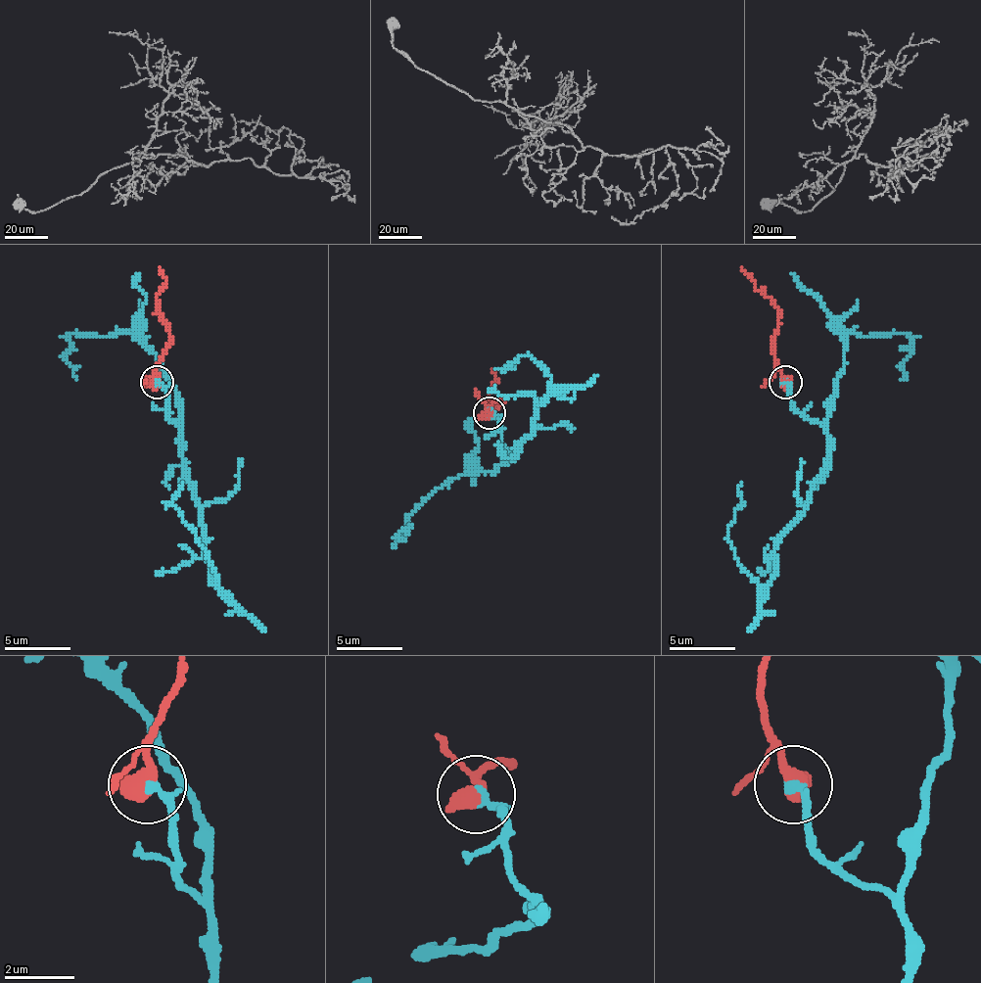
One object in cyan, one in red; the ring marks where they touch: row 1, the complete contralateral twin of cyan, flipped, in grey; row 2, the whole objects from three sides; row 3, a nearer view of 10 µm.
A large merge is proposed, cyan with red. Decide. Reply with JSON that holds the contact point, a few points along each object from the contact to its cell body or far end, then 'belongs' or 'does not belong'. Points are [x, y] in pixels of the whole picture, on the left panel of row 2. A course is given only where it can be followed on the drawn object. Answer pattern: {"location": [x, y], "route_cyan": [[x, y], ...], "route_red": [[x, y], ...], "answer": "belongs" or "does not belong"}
{"location": [157, 382], "route_cyan": [[156, 383], [182, 436], [182, 472], [196, 489], [215, 585], [218, 575], [172, 502], [182, 482]], "route_red": [[156, 383], [156, 366], [169, 343], [156, 297], [165, 287], [160, 267]], "answer": "belongs"}

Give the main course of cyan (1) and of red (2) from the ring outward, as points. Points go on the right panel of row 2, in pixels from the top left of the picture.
1: (784, 383), (791, 402), (827, 436), (827, 472), (777, 545), (774, 575), (765, 585), (728, 541), (741, 482)
2: (784, 383), (774, 343), (777, 306), (755, 287), (741, 267)

